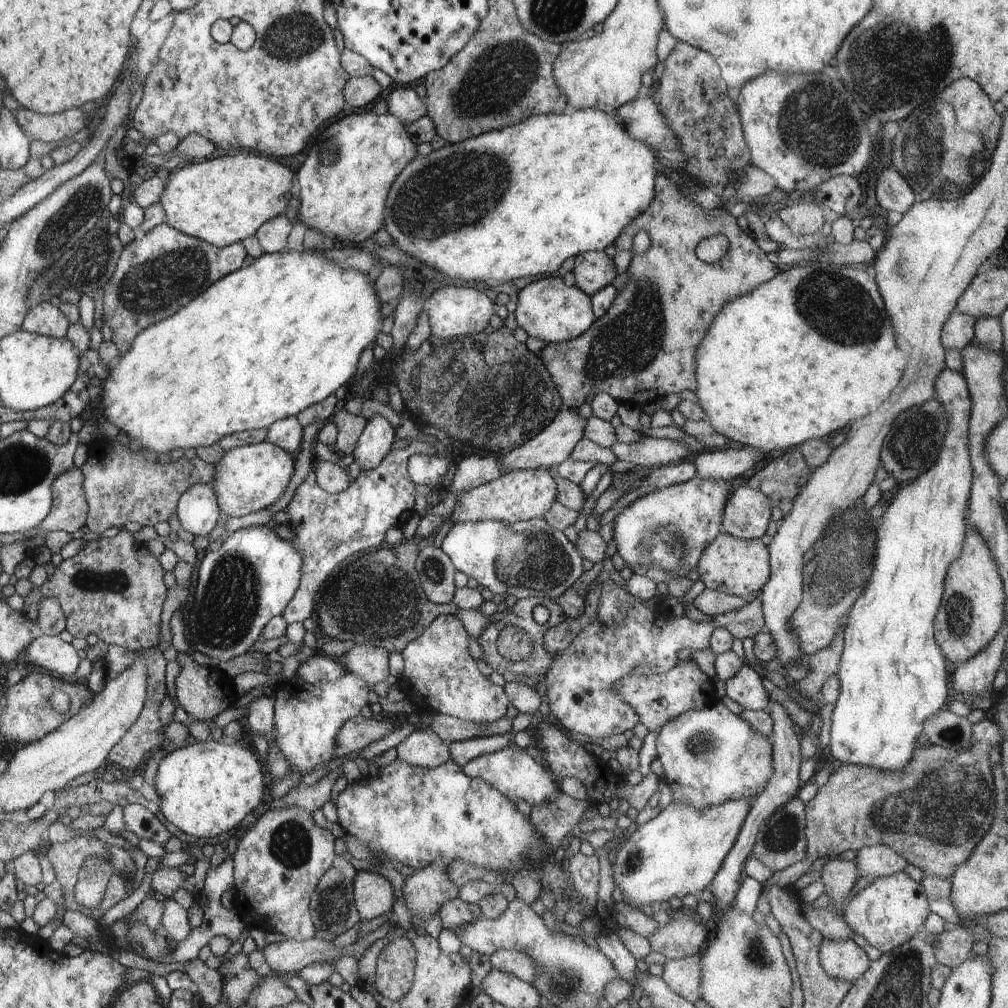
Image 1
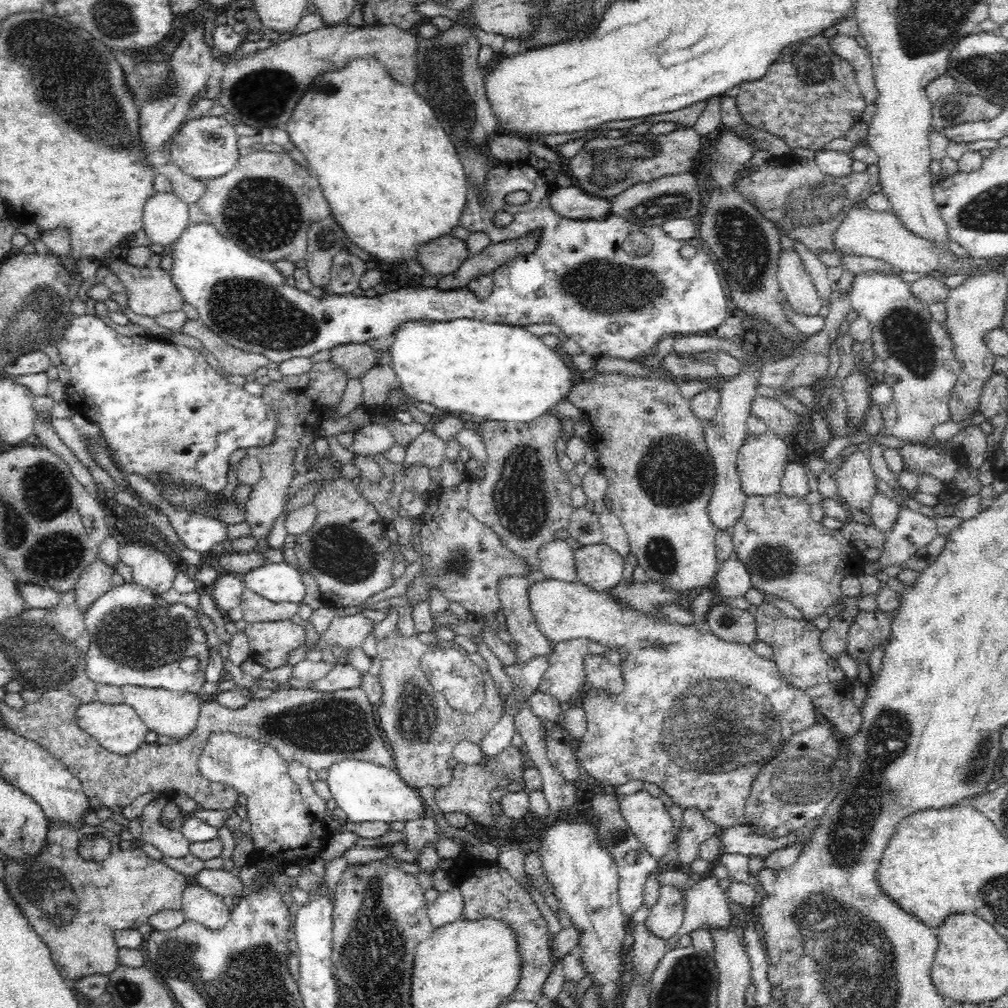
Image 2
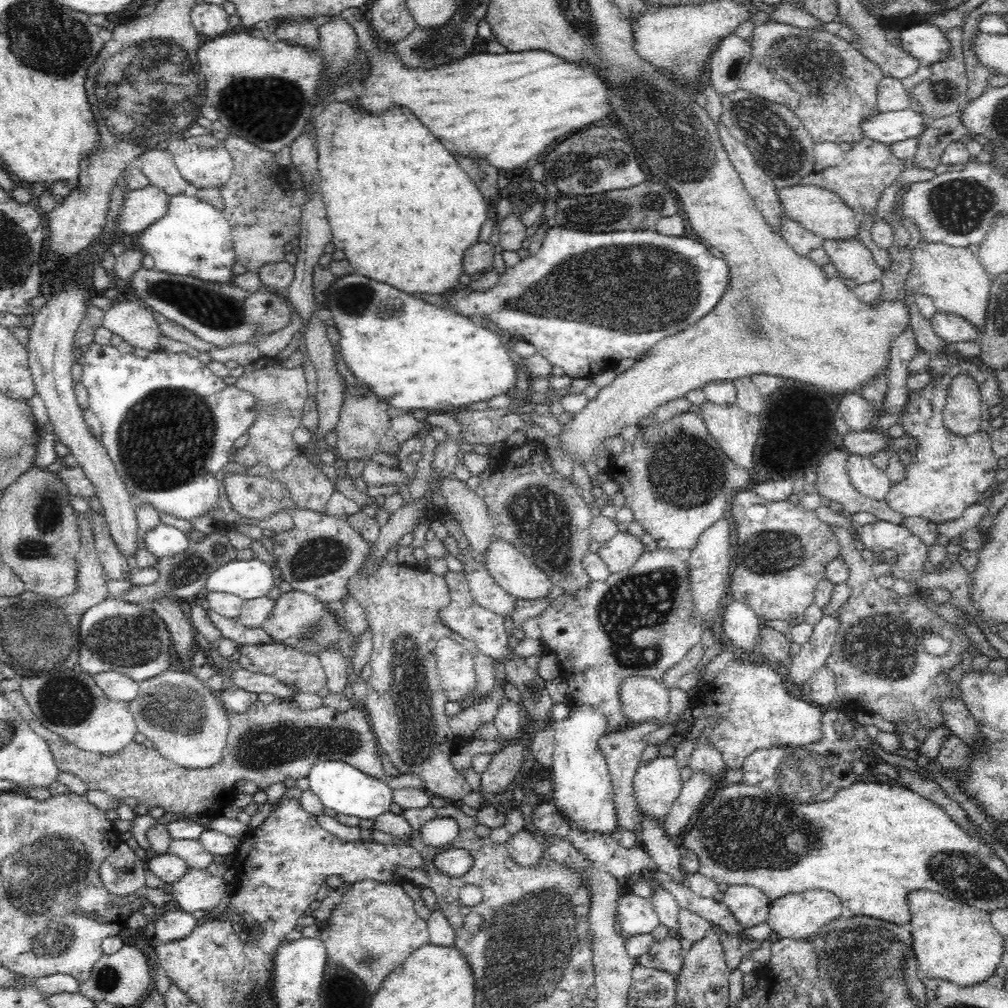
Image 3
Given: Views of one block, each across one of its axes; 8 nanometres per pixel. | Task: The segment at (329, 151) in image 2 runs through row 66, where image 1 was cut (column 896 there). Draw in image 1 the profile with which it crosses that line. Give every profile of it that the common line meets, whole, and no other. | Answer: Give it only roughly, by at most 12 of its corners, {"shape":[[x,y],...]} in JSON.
{"shape":[[805,262],[695,354],[712,426],[834,436],[907,368],[877,282]]}

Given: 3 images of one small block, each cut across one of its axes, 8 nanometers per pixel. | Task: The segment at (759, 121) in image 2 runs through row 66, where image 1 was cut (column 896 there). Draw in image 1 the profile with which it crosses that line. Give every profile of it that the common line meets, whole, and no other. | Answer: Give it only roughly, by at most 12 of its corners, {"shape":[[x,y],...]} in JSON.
{"shape":[[996,721],[902,769],[841,764],[804,804],[807,859],[883,844],[950,881],[997,814]]}

